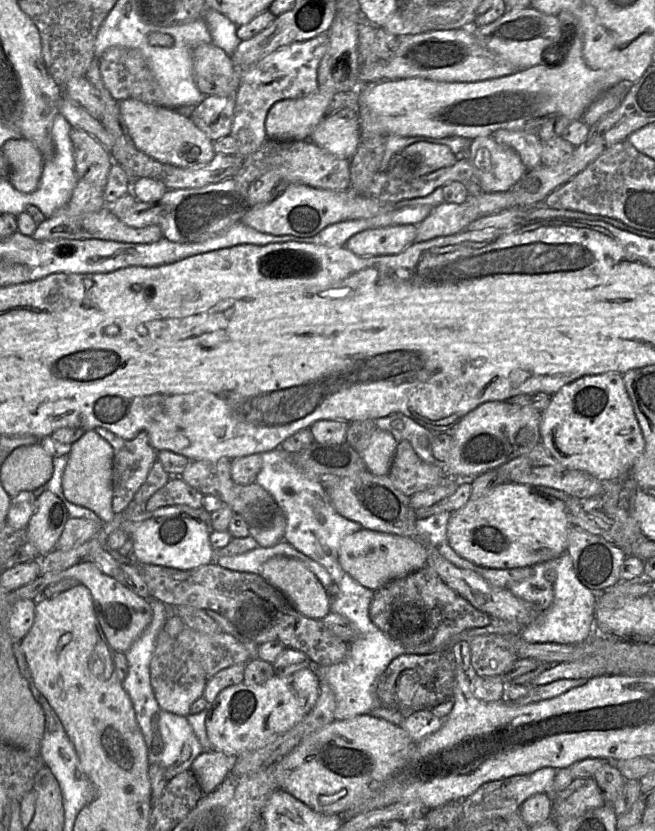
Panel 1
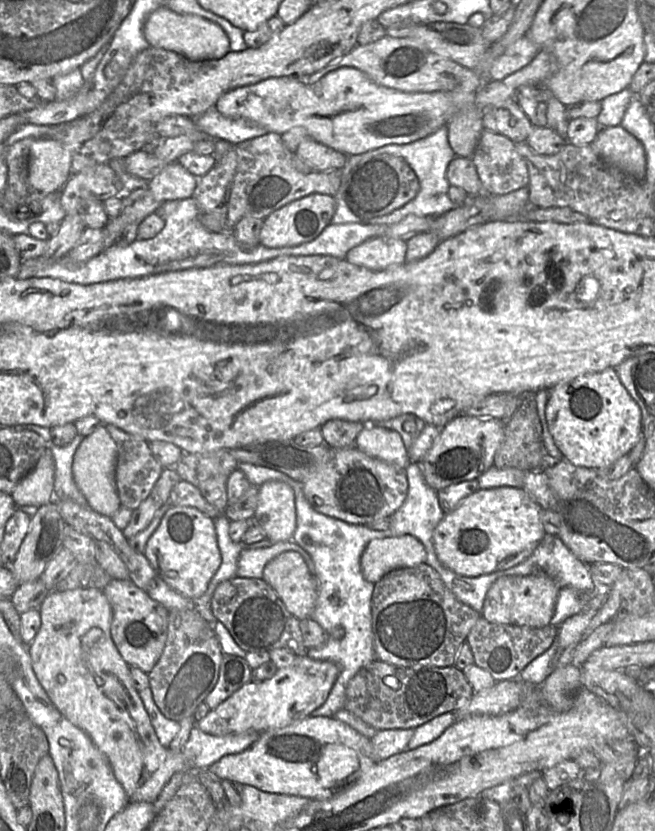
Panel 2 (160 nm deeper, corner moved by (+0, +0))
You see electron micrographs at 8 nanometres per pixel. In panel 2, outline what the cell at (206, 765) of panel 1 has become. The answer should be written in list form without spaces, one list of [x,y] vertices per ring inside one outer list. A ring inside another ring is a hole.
[[[306,717],[261,733],[250,748],[221,757],[208,767],[219,779],[251,785],[269,793],[329,799],[349,787],[374,760],[371,739],[335,717]]]

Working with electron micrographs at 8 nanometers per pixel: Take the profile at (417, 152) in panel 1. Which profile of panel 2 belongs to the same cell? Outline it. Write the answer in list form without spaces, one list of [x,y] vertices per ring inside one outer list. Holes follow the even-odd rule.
[[[456,156],[447,167],[446,178],[450,186],[463,189],[470,198],[492,195],[484,188],[472,157],[463,158]]]

